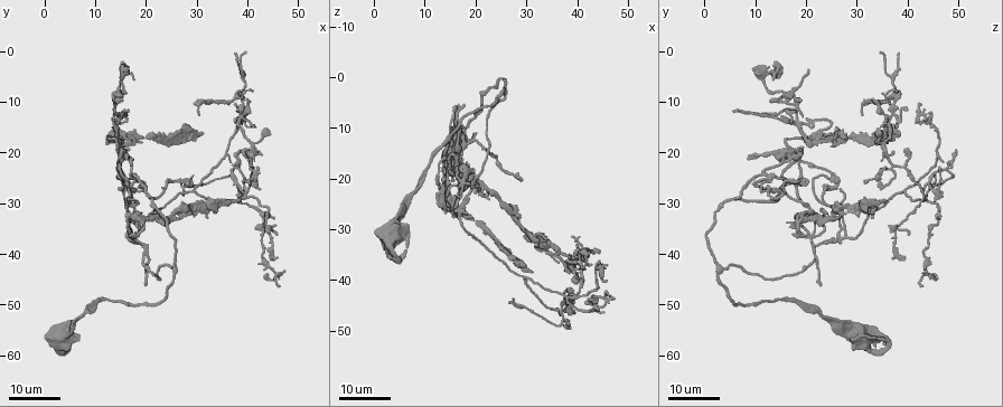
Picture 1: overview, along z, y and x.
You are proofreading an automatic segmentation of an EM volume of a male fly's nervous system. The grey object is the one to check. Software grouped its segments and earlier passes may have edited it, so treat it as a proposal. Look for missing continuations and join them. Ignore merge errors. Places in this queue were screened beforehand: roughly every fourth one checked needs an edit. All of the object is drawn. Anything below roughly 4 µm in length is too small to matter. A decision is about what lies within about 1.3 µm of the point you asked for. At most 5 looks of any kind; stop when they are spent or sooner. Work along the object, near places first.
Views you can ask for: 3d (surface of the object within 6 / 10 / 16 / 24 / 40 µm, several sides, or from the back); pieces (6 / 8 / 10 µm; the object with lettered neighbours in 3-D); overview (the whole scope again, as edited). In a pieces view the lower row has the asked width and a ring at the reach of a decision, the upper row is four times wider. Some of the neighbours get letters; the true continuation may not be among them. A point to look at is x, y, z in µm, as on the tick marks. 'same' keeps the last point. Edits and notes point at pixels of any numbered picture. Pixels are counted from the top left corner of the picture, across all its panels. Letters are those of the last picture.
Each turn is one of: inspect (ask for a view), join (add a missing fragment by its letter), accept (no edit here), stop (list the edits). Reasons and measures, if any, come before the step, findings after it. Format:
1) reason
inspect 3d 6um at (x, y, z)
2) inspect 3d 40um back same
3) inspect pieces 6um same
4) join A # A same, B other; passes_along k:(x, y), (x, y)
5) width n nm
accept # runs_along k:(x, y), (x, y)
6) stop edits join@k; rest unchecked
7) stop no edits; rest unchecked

an open end
inspect 3d 24um at (19.5, 46.0, 22.5)

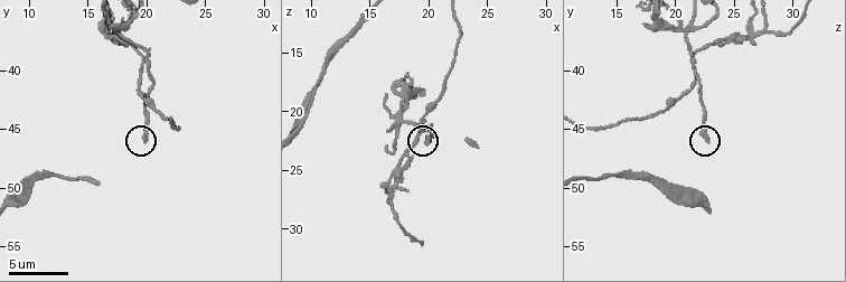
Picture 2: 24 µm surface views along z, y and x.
inspect pieces 6um at (19.6, 45.8, 22.8)

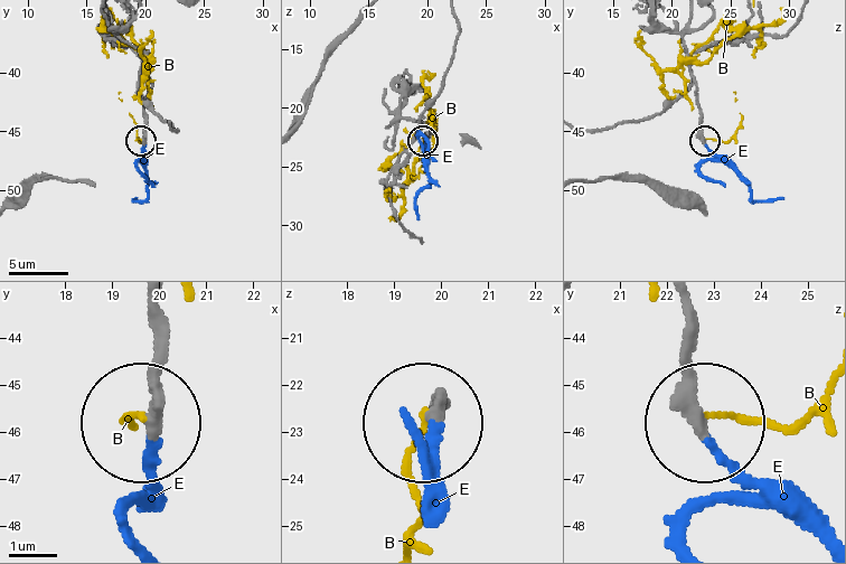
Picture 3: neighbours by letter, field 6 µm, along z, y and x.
join E # B other, E same; passes_along 3:(698, 112), (703, 143), (734, 171), (751, 198), (781, 198); it goes on there

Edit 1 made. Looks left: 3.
long arm stops here
inspect 3d 24um at (38.0, 29.5, 35.5)

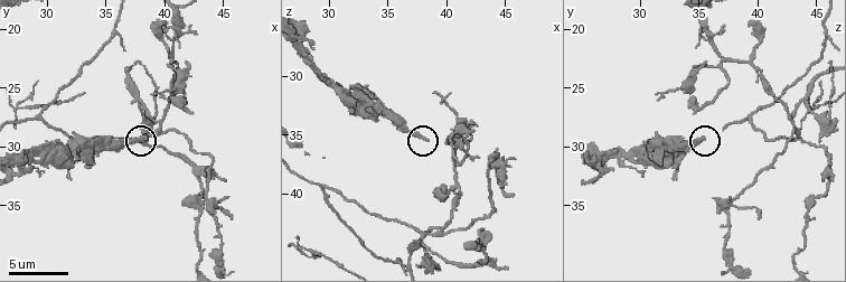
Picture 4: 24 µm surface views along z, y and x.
inspect pieces 8um at (38.4, 29.2, 35.2)

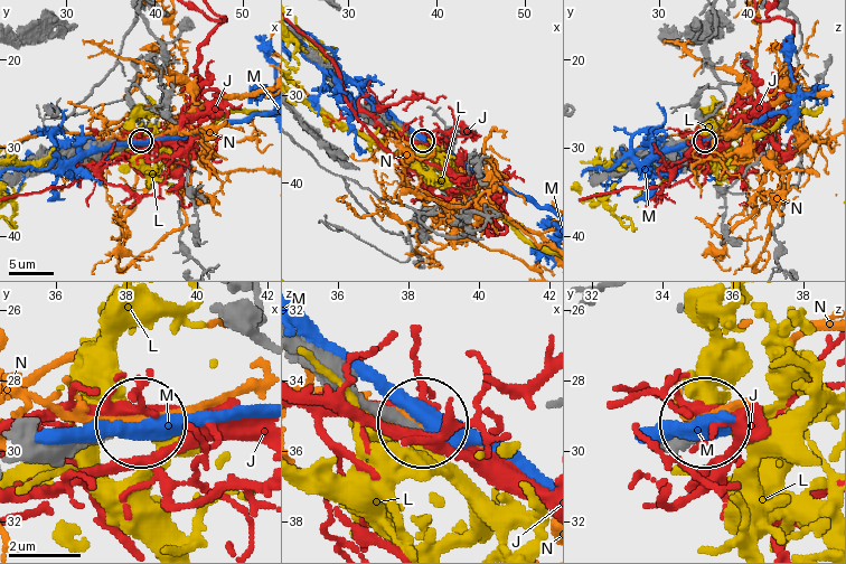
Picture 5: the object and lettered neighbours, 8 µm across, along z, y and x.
width 220 nm
accept # J other, L other, M other, N other; runs_along 5:(306, 342), (359, 391), (420, 424); none of them fits

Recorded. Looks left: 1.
stop edits join@3; rest unchecked

